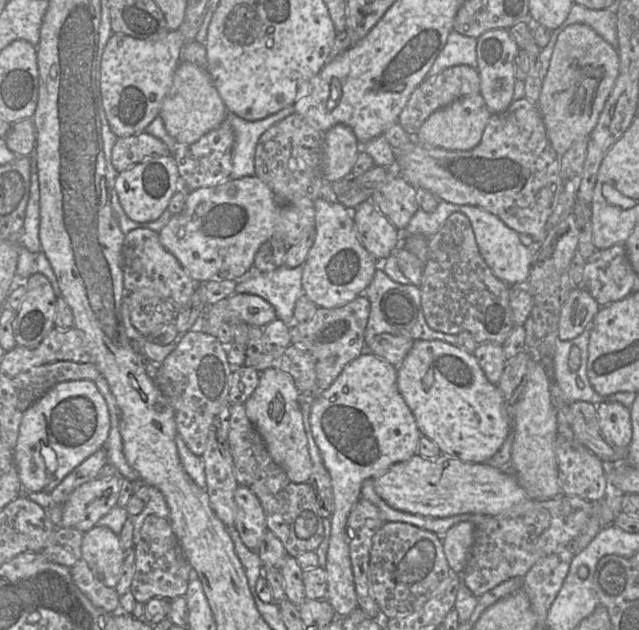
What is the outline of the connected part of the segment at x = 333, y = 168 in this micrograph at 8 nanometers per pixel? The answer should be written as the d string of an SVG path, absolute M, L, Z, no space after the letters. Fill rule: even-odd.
M336 124L323 135L323 176L327 182L334 182L352 172L361 150L353 130Z

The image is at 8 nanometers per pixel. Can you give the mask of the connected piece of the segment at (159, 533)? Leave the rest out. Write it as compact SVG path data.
M157 515L148 516L142 526L139 542L133 548L136 566L130 590L137 602L146 604L153 598L174 599L185 596L192 567L168 519Z

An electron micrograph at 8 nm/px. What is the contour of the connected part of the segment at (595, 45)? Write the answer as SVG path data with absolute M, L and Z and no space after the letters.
M571 24L558 36L537 102L549 141L563 156L579 139L588 138L598 123L619 74L615 48L585 24Z

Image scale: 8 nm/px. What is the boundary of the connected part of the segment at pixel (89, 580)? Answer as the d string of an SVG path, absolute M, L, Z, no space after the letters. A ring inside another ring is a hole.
M84 559L77 561L70 572L75 585L95 607L108 613L120 611L120 596L117 591L104 585Z

